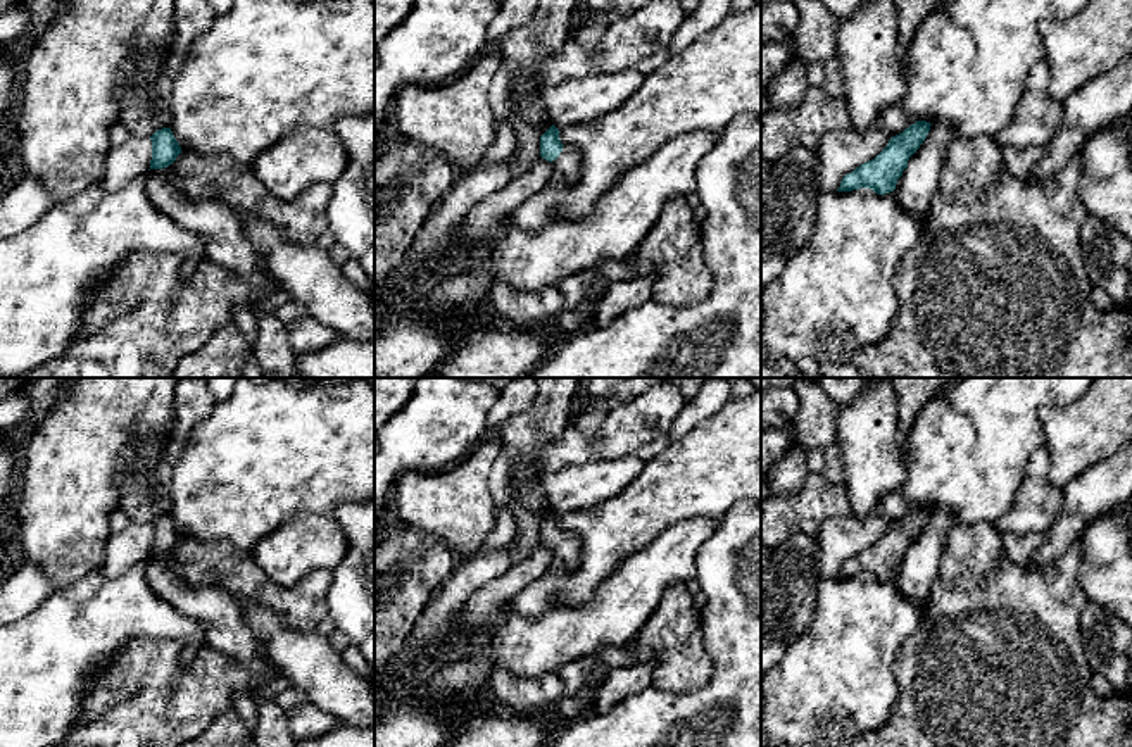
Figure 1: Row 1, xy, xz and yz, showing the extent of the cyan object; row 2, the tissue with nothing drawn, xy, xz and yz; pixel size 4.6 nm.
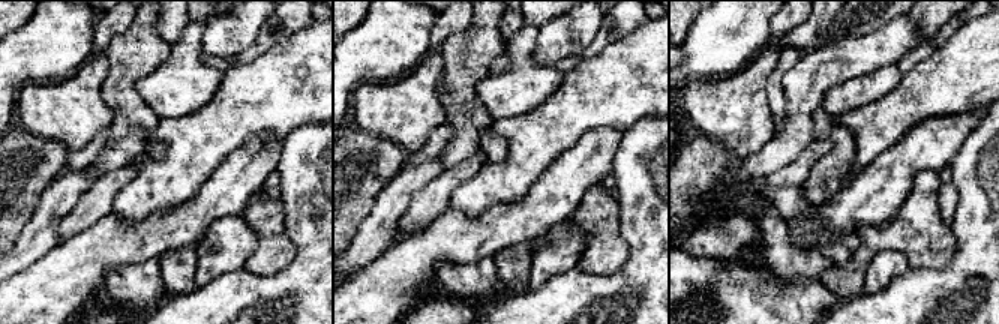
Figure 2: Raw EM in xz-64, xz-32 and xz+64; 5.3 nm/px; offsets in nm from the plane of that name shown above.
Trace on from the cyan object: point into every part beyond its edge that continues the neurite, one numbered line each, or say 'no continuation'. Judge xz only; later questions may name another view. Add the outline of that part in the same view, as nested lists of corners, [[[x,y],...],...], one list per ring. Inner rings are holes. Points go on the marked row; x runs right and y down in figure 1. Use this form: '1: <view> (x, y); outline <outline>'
1: xz (566, 168); outline [[[564,145],[563,152],[552,160],[552,174],[549,185],[568,186],[580,178],[580,152],[573,145]]]

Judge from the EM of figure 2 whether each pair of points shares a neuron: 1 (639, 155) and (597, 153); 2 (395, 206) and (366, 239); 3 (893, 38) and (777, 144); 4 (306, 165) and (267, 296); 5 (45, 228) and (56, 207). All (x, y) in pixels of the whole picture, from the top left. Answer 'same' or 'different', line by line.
1: different
2: same
3: same
4: same
5: same

